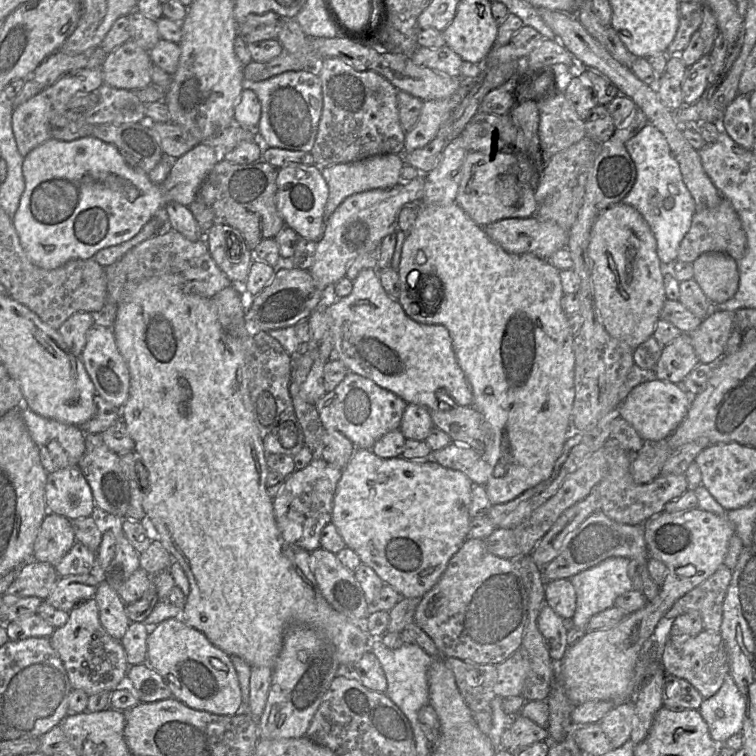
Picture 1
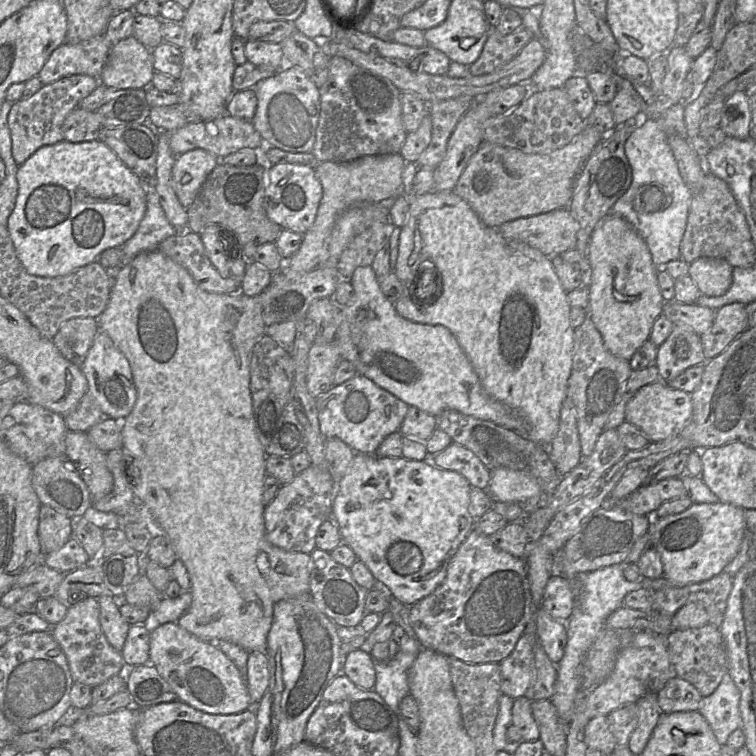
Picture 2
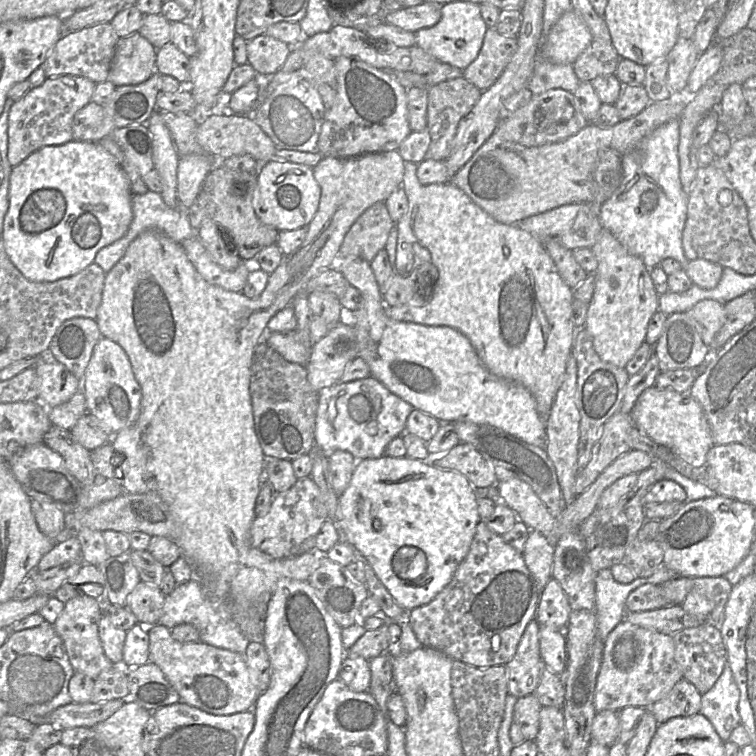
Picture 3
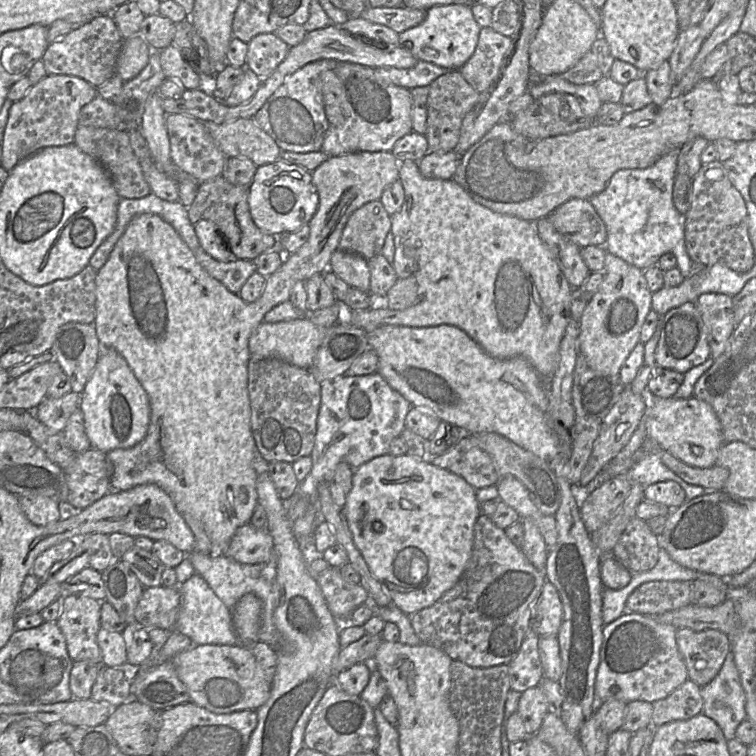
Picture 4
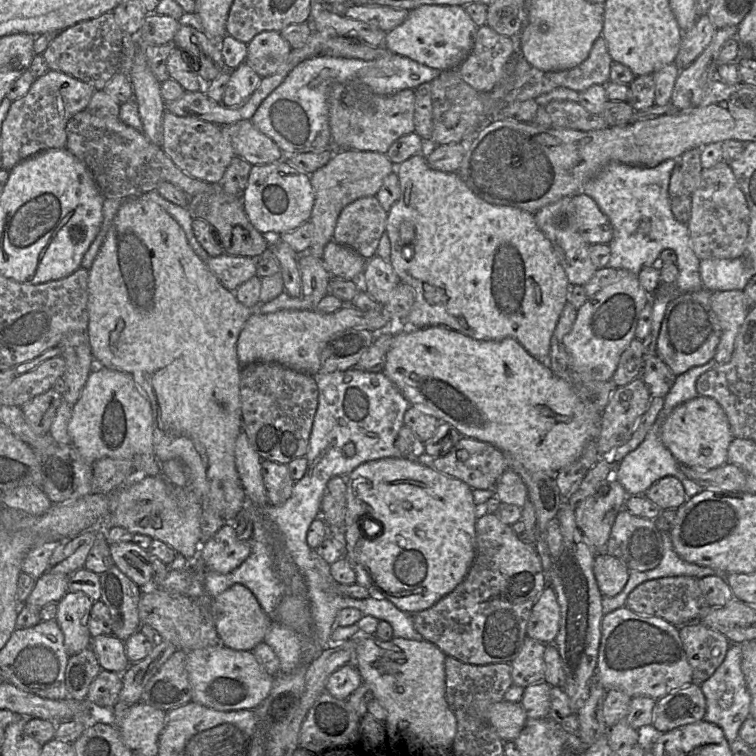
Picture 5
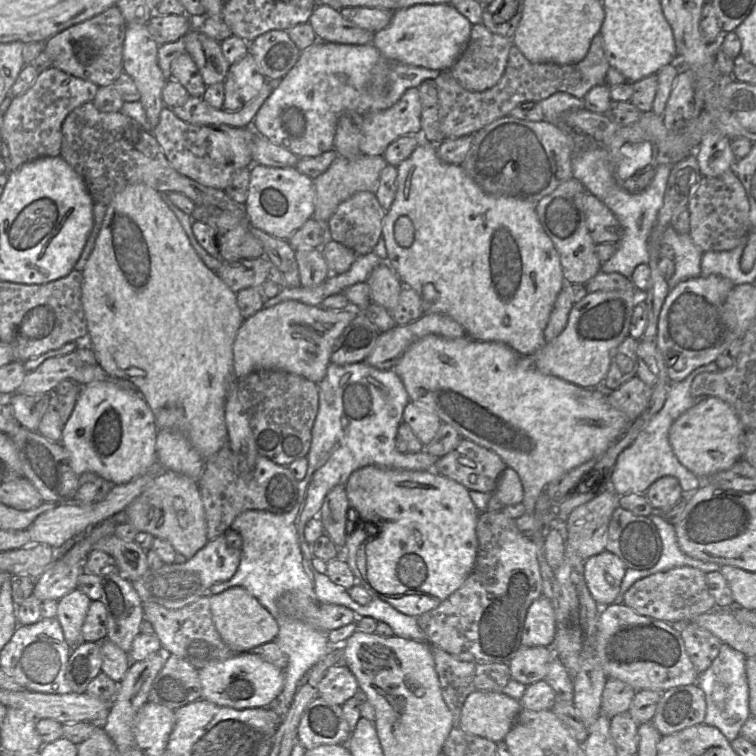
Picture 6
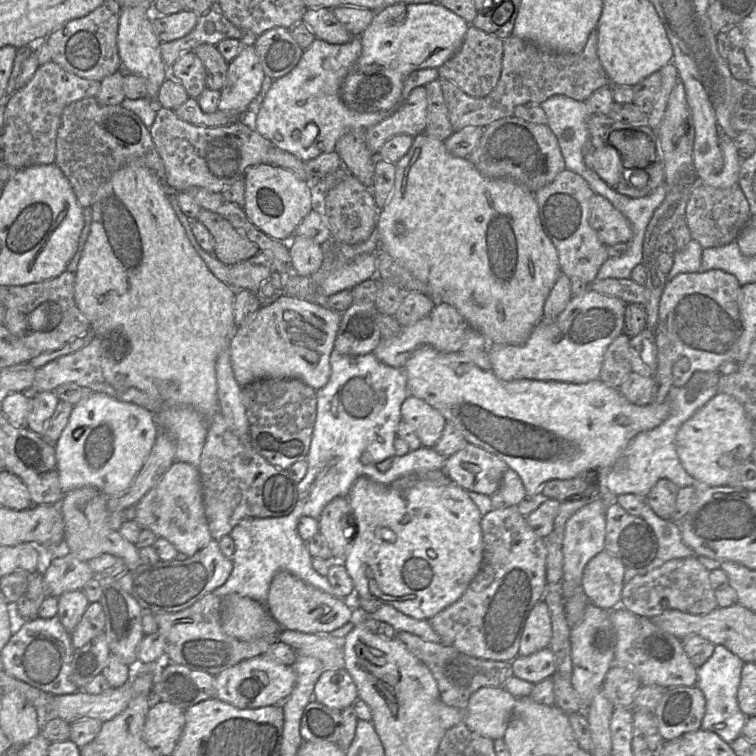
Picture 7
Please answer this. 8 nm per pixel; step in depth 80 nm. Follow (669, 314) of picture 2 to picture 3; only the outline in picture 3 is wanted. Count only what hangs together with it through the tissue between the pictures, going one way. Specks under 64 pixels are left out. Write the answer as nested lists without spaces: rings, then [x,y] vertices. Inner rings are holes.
[[[705,299],[696,303],[687,313],[696,321],[698,332],[706,346],[710,347],[715,335],[724,324],[725,304]]]

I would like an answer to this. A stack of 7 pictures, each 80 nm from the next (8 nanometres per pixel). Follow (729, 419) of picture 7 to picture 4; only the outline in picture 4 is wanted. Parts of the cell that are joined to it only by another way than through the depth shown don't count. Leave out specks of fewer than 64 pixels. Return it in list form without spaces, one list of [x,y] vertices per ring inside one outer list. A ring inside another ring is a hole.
[[[693,396],[686,399],[648,397],[643,423],[649,438],[694,467],[708,468],[715,465],[719,448],[725,443],[720,421],[712,406]]]

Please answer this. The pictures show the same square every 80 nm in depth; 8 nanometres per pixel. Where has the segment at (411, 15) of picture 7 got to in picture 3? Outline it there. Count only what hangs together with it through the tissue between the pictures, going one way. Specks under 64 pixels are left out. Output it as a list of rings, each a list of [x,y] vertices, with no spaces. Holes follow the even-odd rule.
[[[465,1],[450,2],[443,4],[441,19],[436,25],[415,32],[416,45],[437,61],[464,70],[478,56],[487,29],[479,4]]]

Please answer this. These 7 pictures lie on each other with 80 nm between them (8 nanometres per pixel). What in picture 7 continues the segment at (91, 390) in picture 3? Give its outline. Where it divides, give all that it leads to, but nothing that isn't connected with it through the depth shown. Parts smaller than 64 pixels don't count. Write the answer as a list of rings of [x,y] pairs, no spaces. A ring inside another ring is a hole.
[[[91,392],[77,405],[74,405],[69,421],[55,443],[59,484],[63,493],[93,486],[107,496],[125,491],[142,469],[159,434],[156,415],[146,408],[120,401],[101,392]]]

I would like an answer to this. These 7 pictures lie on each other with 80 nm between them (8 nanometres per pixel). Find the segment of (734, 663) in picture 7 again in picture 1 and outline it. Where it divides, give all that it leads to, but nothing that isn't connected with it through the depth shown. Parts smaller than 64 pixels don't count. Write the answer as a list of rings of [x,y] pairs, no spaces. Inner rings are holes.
[[[731,675],[726,676],[717,693],[703,699],[698,711],[718,745],[723,745],[732,735],[742,733],[746,701]]]

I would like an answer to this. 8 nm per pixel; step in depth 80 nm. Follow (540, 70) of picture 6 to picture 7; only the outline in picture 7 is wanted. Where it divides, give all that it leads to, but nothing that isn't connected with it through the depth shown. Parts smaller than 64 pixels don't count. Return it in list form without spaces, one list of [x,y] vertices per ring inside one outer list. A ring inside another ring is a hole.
[[[595,28],[584,49],[576,54],[556,53],[542,49],[513,34],[503,40],[502,70],[496,87],[485,97],[472,97],[453,82],[438,78],[454,132],[465,127],[485,128],[502,118],[511,117],[518,105],[540,105],[554,95],[565,95],[586,101],[597,89],[609,85],[597,54],[598,33]]]

